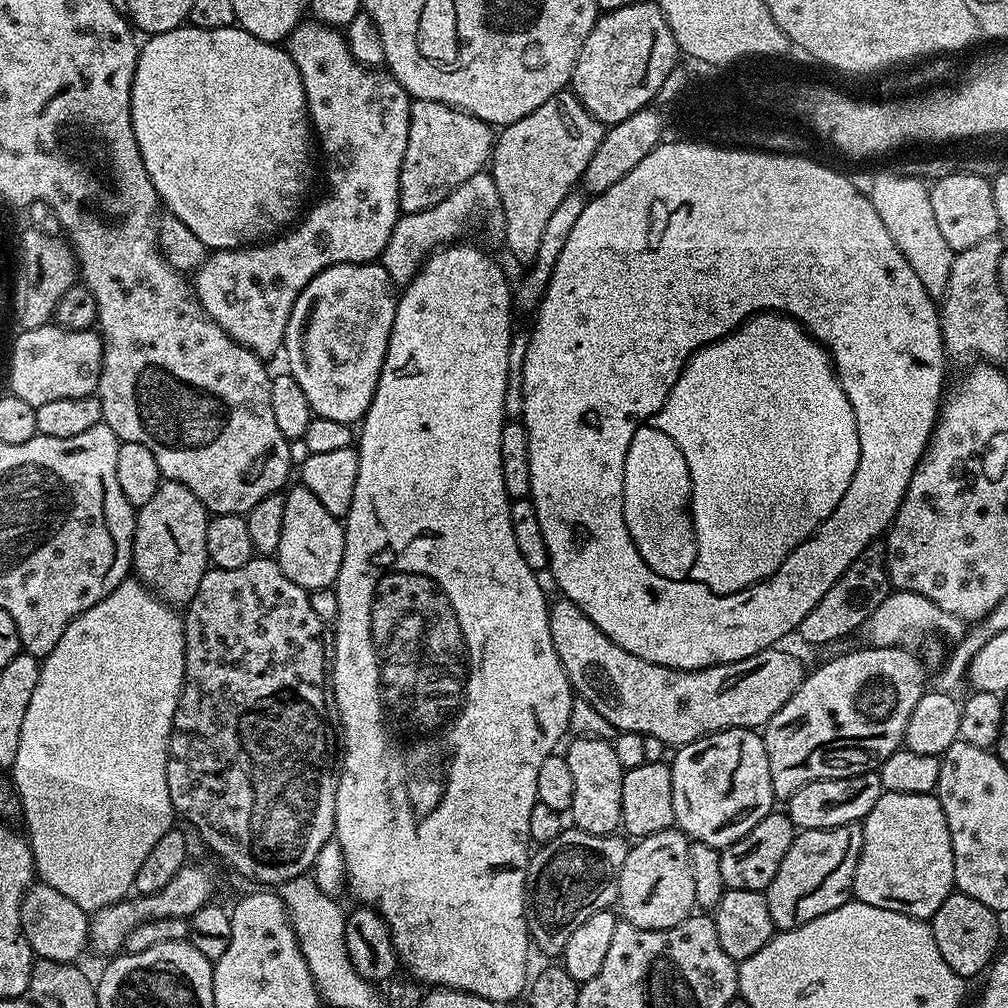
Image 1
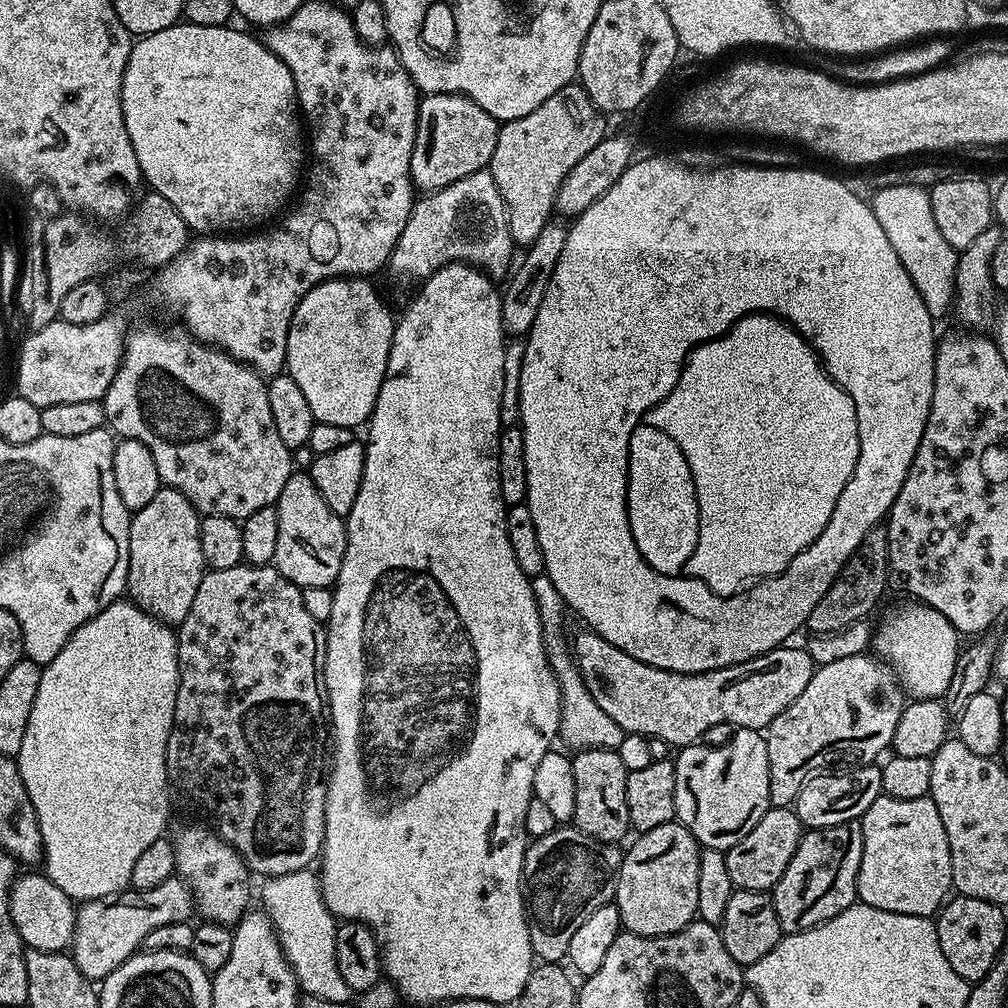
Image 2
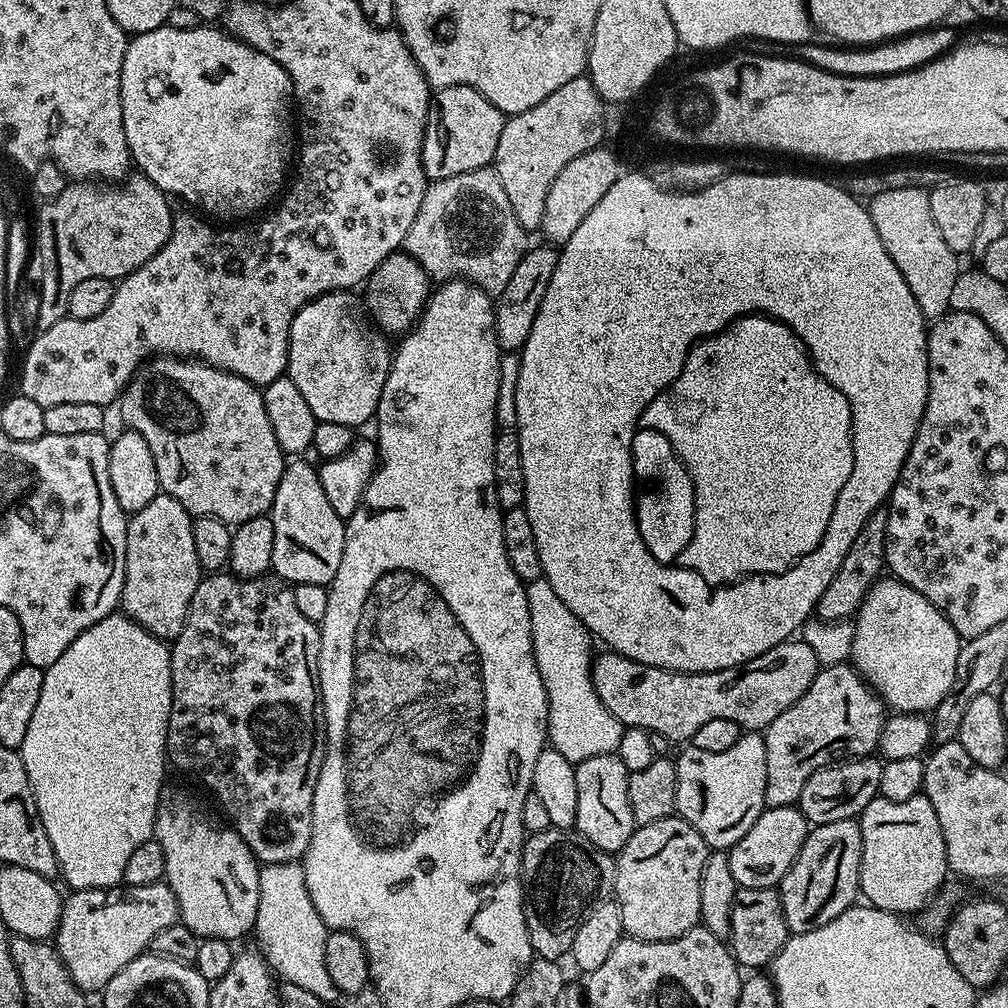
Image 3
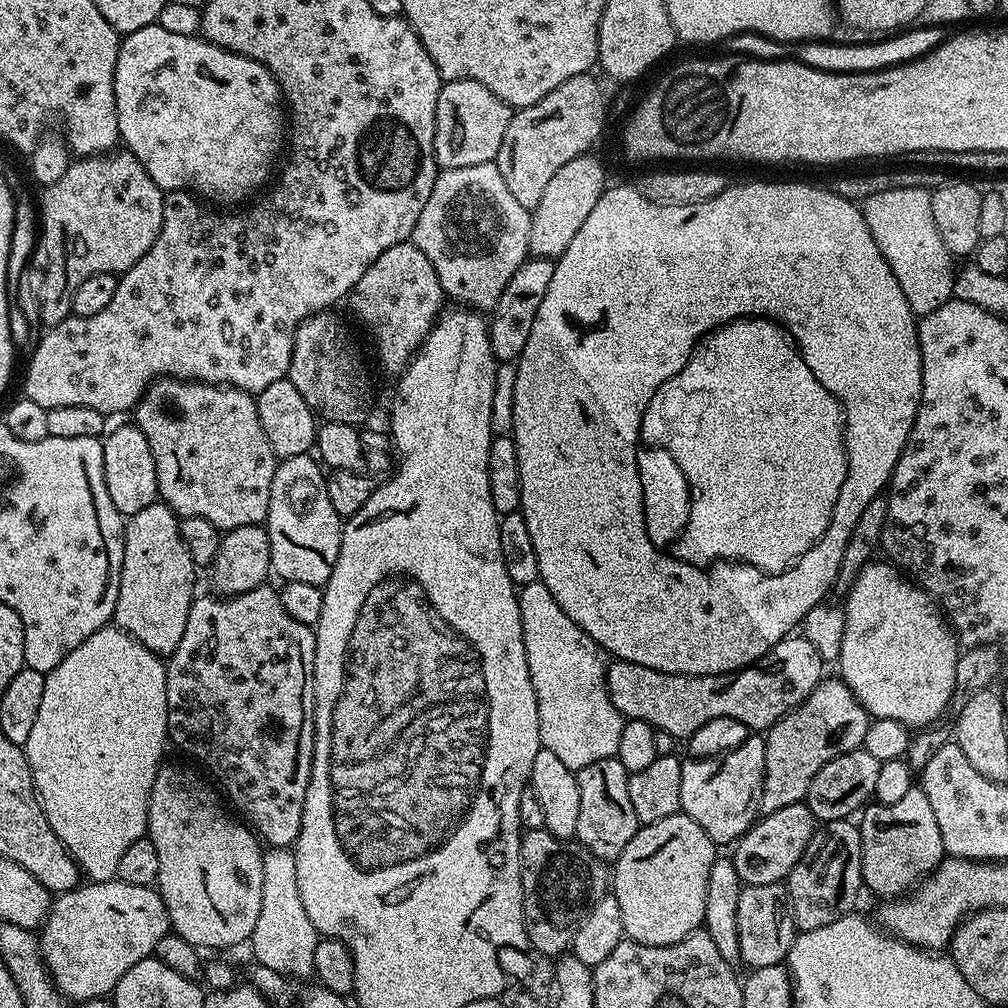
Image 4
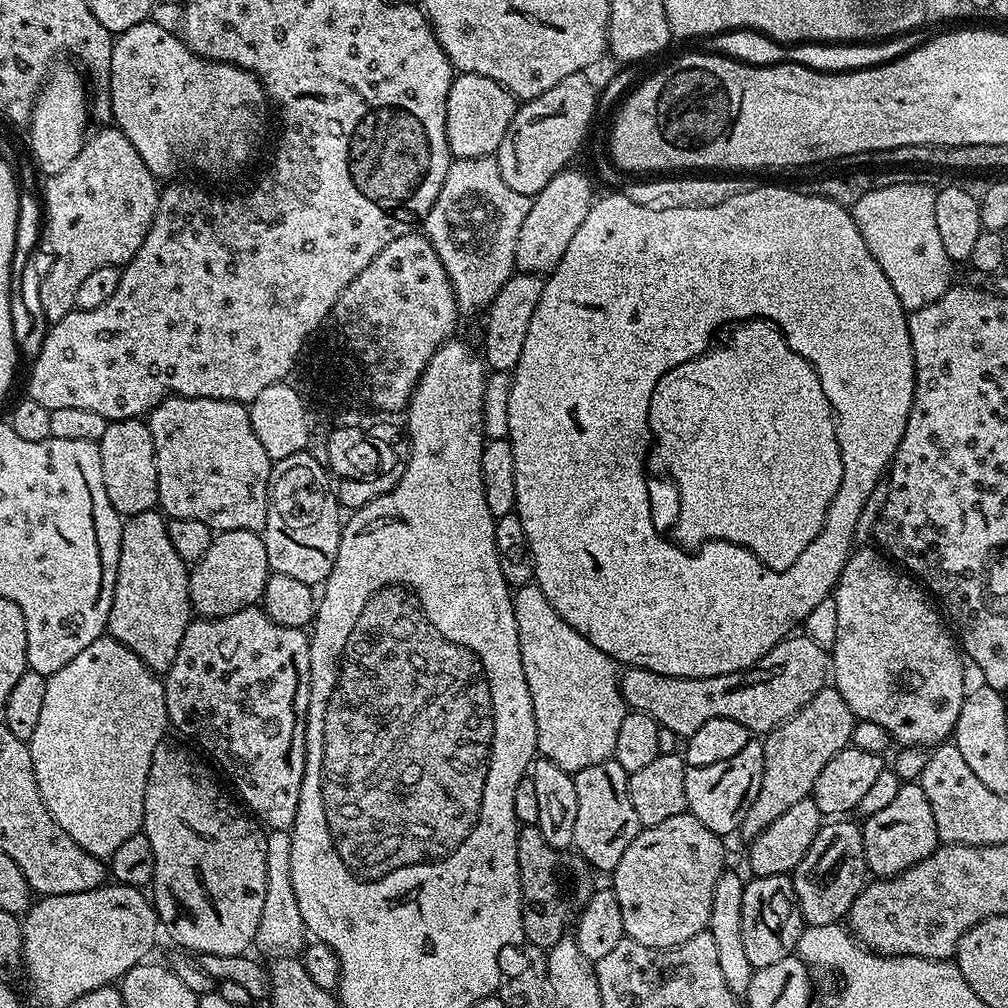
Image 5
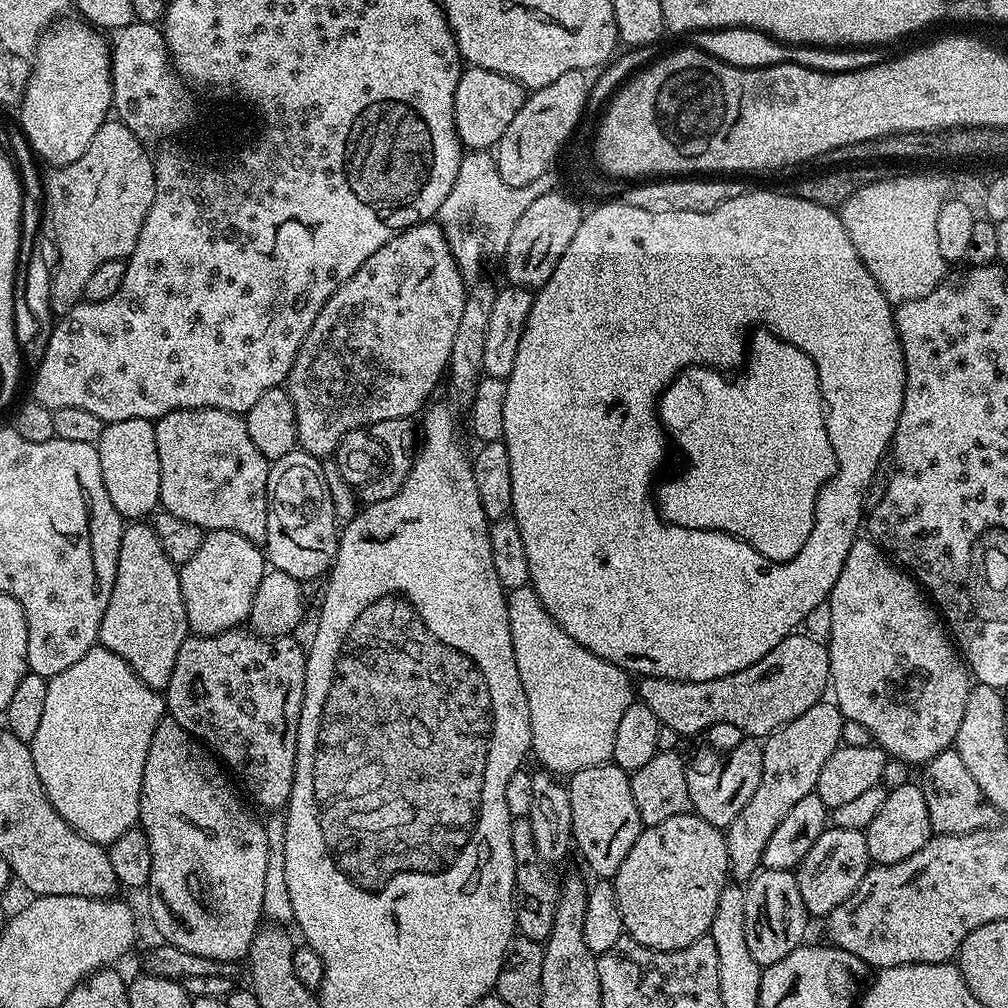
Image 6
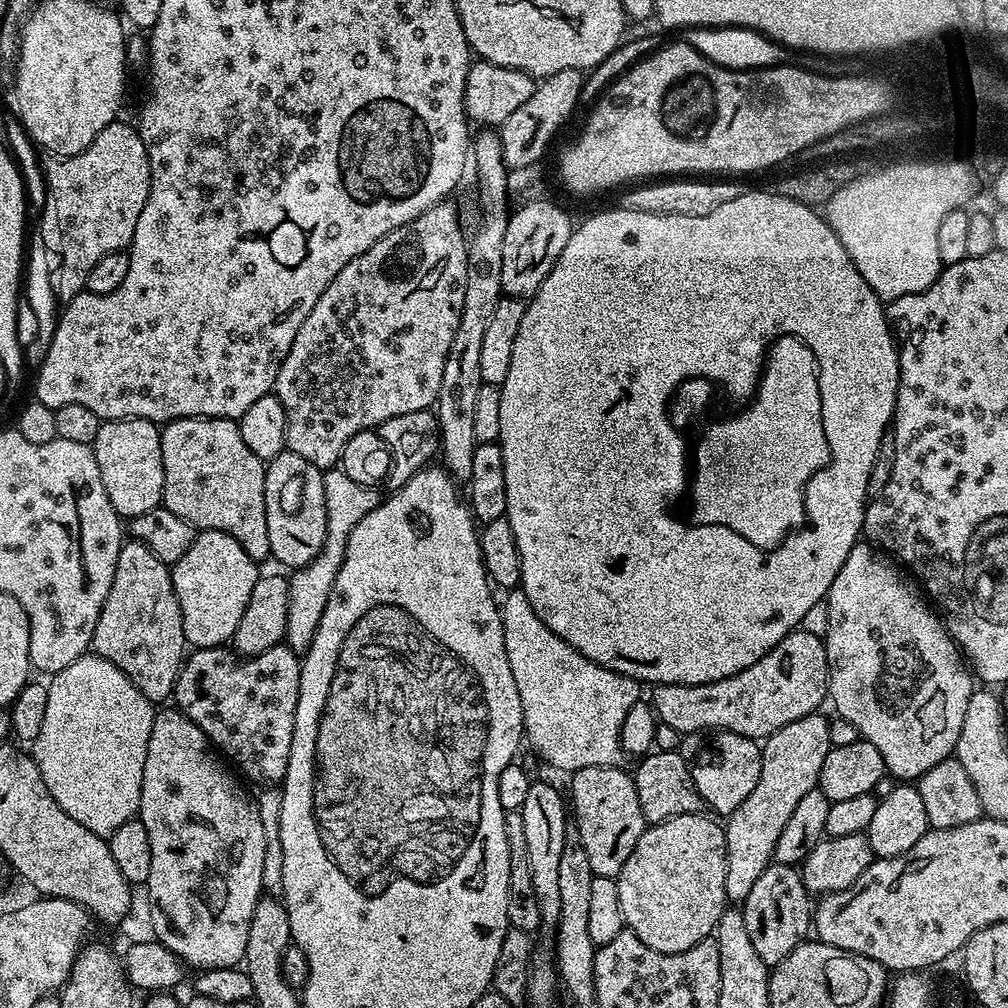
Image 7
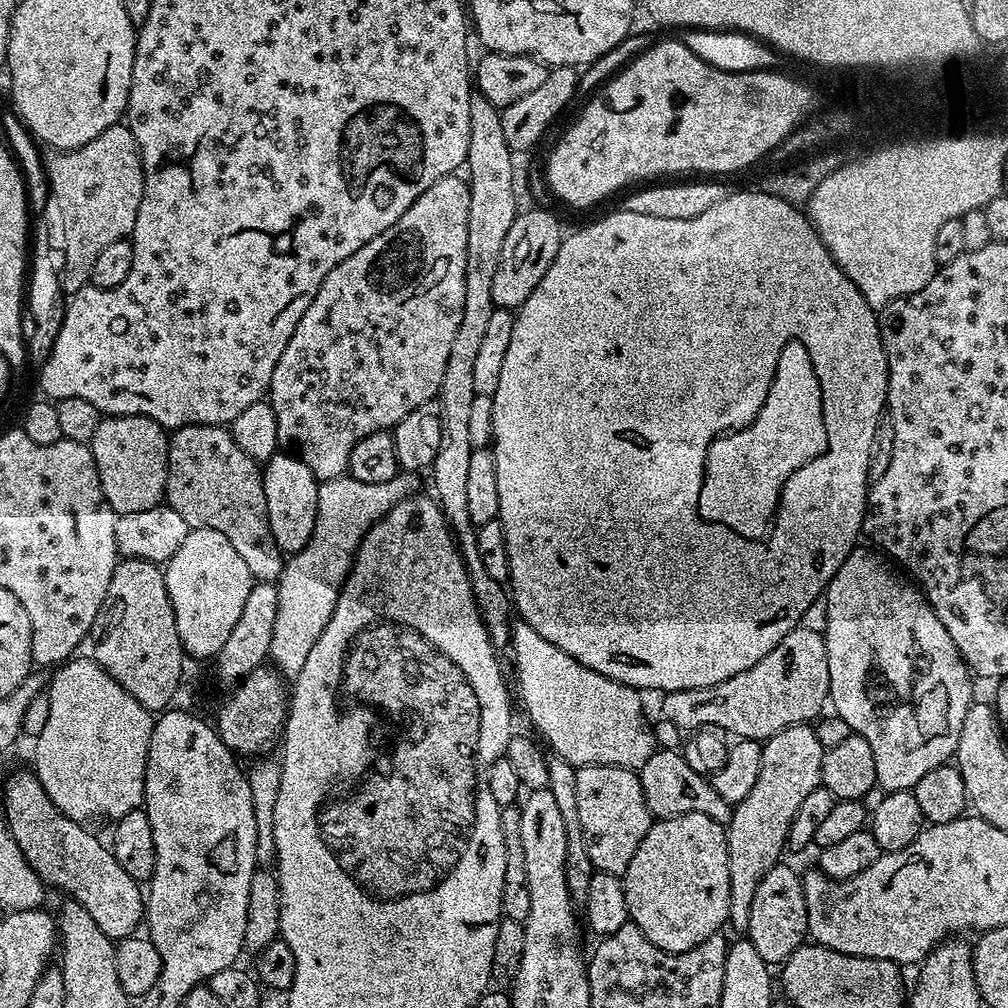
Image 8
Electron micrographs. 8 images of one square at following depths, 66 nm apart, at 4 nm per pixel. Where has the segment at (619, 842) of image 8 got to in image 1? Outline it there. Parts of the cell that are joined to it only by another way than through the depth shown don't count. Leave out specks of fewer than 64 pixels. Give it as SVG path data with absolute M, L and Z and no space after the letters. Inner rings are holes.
M577 735L566 749L570 775L574 777L574 802L570 817L579 831L591 836L611 836L621 827L622 778L625 769L618 762L615 746L598 737Z

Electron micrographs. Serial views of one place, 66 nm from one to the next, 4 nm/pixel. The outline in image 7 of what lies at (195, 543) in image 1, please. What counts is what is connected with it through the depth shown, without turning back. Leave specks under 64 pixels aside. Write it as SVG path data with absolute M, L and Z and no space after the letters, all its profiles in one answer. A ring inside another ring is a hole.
M129 539L121 543L118 562L114 566L114 582L110 582L110 594L106 594L106 602L102 606L102 614L98 614L98 626L94 626L91 651L97 656L106 658L106 662L114 662L142 694L153 702L159 702L173 695L176 680L186 659L186 641L182 630L182 610L178 606L178 598L174 594L172 569L163 564L147 548L141 540Z

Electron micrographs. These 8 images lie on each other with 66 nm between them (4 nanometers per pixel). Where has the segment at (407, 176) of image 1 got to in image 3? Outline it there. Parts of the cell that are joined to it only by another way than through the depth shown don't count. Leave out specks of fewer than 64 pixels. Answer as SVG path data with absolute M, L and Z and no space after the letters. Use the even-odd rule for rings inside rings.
M470 86L435 89L422 142L422 166L429 181L454 178L467 171L489 167L496 159L498 138L502 138L505 119L505 112Z

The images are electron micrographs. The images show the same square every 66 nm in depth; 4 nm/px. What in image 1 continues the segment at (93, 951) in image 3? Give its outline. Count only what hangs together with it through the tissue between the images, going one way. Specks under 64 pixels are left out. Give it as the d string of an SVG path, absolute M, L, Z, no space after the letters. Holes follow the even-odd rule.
M189 862L184 865L182 870L178 870L178 874L174 874L174 878L170 878L170 882L166 882L162 891L149 896L136 894L131 899L125 898L118 904L111 904L91 913L88 925L88 939L91 947L93 949L96 947L100 952L112 952L108 954L119 953L124 947L130 930L134 930L134 926L154 918L182 918L188 920L196 911L202 910L203 907L213 903L212 895L215 892L216 880L212 877L211 870L203 868L202 865L195 864L195 862Z

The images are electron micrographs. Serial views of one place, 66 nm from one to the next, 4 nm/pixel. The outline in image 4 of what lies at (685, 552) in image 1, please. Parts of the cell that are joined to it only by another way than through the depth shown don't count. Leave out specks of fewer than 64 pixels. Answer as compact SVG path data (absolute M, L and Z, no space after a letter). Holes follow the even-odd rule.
M641 447L636 453L636 461L640 471L646 534L656 548L664 550L680 537L688 521L692 496L688 493L686 474L682 474L682 466L674 462L674 458L665 448Z

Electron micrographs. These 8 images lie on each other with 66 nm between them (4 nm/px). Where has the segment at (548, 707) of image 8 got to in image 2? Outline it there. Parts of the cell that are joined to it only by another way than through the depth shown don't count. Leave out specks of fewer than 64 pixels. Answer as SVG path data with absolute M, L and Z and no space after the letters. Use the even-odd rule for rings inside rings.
M538 575L531 579L535 601L538 602L540 621L544 626L544 648L547 650L548 661L552 672L559 682L560 688L560 735L574 750L586 748L610 748L616 750L625 738L625 732L591 697L582 682L580 671L577 670L575 657L567 641L562 636L562 624L566 605L564 599L554 588L554 582L545 575Z

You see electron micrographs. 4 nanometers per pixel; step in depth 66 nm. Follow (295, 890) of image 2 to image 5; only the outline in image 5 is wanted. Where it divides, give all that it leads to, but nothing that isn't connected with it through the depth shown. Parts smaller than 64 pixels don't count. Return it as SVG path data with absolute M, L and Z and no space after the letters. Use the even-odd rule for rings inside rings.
M284 830L269 831L267 838L266 902L262 905L262 918L258 918L258 930L254 944L257 949L260 947L264 952L272 952L273 957L295 957L306 943L306 929L302 922L302 914L298 911L298 898L294 898L294 882L290 866L292 838Z

